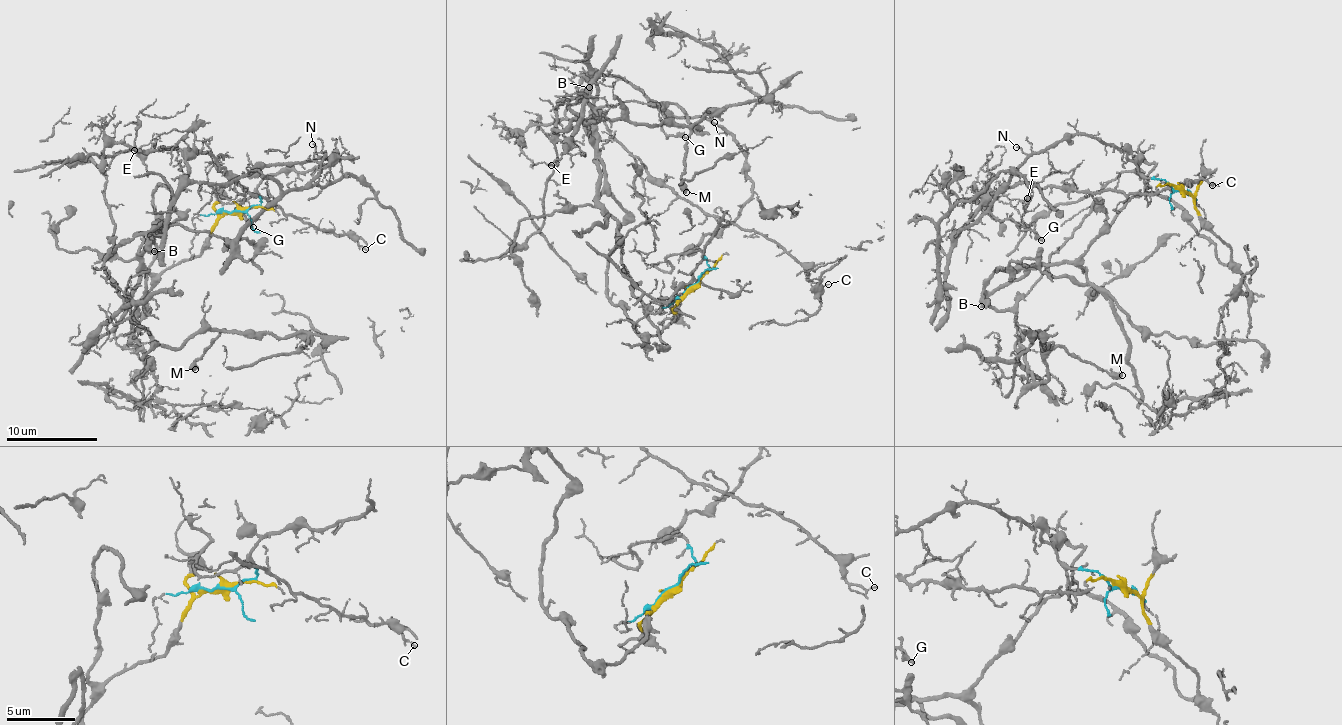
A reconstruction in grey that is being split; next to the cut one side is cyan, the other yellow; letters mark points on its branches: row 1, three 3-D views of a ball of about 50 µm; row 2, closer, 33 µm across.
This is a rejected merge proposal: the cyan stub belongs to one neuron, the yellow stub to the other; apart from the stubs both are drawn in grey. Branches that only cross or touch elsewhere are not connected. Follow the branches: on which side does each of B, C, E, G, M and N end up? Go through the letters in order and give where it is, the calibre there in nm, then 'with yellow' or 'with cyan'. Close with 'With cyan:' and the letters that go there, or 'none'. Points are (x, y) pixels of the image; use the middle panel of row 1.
B: place (589, 87); calibre 360 nm; with yellow
C: place (828, 284); calibre 100 nm; with cyan
E: place (551, 165); calibre 110 nm; with cyan
G: place (685, 137); calibre 340 nm; with cyan
M: place (686, 192); calibre 500 nm; with yellow
N: place (714, 122); calibre 110 nm; with cyan
With cyan: C, E, G, N

